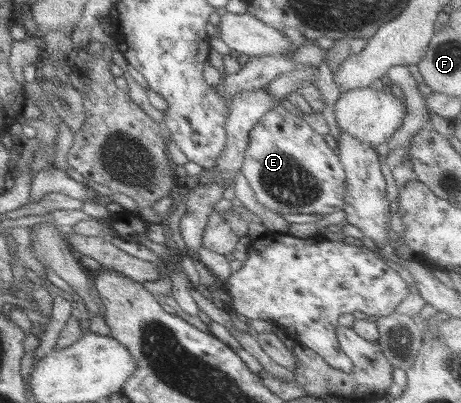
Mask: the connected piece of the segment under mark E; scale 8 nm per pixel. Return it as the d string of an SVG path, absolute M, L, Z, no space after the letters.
M279 103L266 111L249 130L240 173L253 191L256 202L265 210L275 214L309 214L325 216L343 207L345 193L345 175L335 154L323 140L294 112L289 112Z

